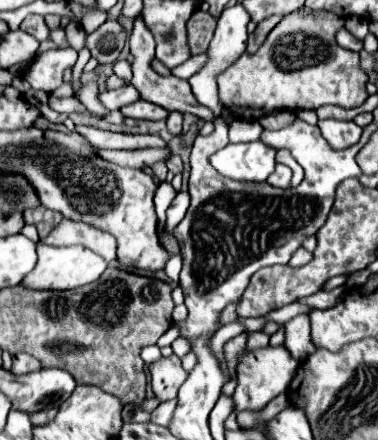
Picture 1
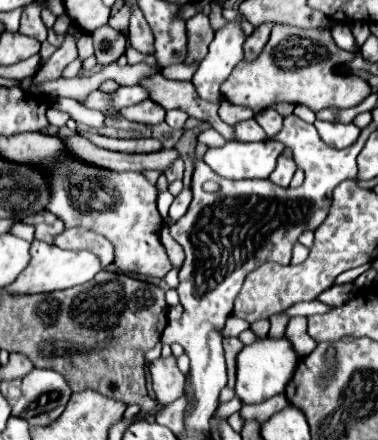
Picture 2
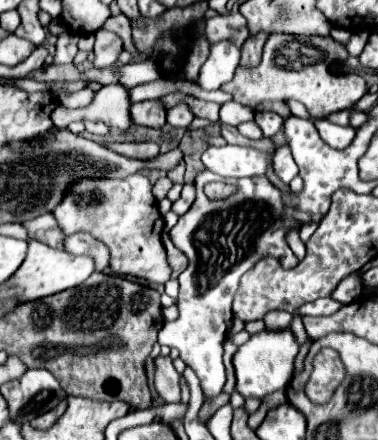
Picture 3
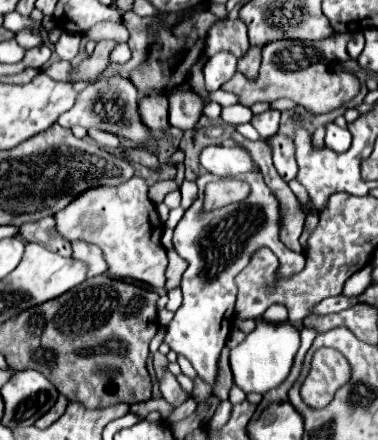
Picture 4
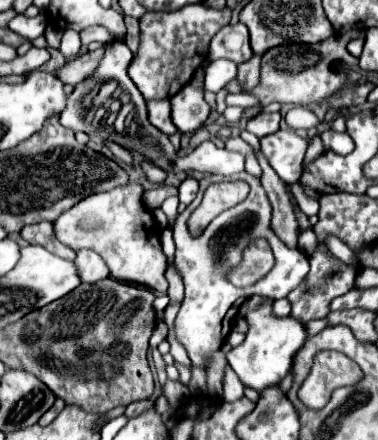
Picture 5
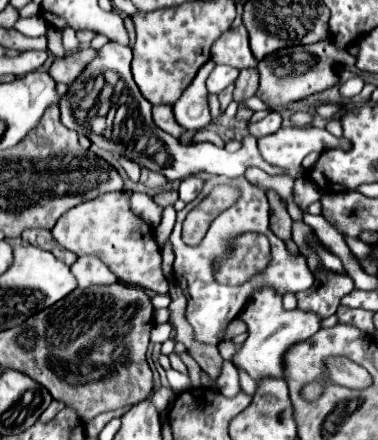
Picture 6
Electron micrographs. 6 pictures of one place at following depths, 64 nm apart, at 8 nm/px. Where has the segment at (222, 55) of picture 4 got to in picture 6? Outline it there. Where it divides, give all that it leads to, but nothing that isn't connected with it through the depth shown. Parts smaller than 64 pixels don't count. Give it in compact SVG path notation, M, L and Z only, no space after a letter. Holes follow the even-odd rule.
M216 64L216 68L210 72L210 76L208 76L208 80L206 80L208 92L220 94L220 92L222 92L228 84L232 84L236 78L238 78L238 70L236 70L236 68L226 66L226 64Z

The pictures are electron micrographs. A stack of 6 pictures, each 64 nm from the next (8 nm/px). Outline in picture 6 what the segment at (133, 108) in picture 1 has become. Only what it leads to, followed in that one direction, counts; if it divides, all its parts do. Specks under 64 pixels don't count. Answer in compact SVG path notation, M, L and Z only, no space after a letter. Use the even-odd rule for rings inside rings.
M158 104L158 106L152 106L152 116L154 116L154 124L158 128L162 128L164 132L172 134L174 138L180 138L180 134L184 132L176 120L174 120L174 114L172 114L172 106L168 104Z

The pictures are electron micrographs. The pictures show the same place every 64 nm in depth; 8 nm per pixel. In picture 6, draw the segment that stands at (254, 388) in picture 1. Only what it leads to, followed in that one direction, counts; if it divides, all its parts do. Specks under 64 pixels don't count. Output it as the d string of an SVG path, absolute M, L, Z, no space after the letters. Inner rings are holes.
M264 288L248 300L244 310L240 312L240 318L248 326L248 338L246 342L236 350L232 356L232 364L238 370L244 370L254 378L254 382L262 382L266 378L284 378L284 356L286 352L310 338L314 332L320 330L320 318L312 316L312 312L300 312L300 310L284 310L280 294L272 292L270 288Z

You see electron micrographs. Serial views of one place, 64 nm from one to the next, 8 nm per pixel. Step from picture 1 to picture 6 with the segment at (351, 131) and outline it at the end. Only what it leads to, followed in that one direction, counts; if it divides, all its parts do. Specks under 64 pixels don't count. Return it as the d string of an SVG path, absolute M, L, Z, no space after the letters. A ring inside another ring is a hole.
M314 126L308 128L280 128L278 132L264 136L258 140L258 148L262 158L272 164L280 166L284 174L302 178L302 160L312 150L324 152L330 148L340 148L342 140L332 136L328 130L320 130Z

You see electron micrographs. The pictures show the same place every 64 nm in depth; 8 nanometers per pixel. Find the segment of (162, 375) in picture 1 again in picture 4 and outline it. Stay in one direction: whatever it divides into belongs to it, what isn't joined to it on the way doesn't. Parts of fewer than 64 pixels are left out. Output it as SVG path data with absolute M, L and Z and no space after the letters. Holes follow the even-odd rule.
M164 368L164 376L160 378L158 386L160 386L162 398L164 398L166 402L170 402L172 406L180 406L180 404L188 398L188 396L184 394L184 390L180 388L180 384L178 384L176 376L174 376L168 368Z

